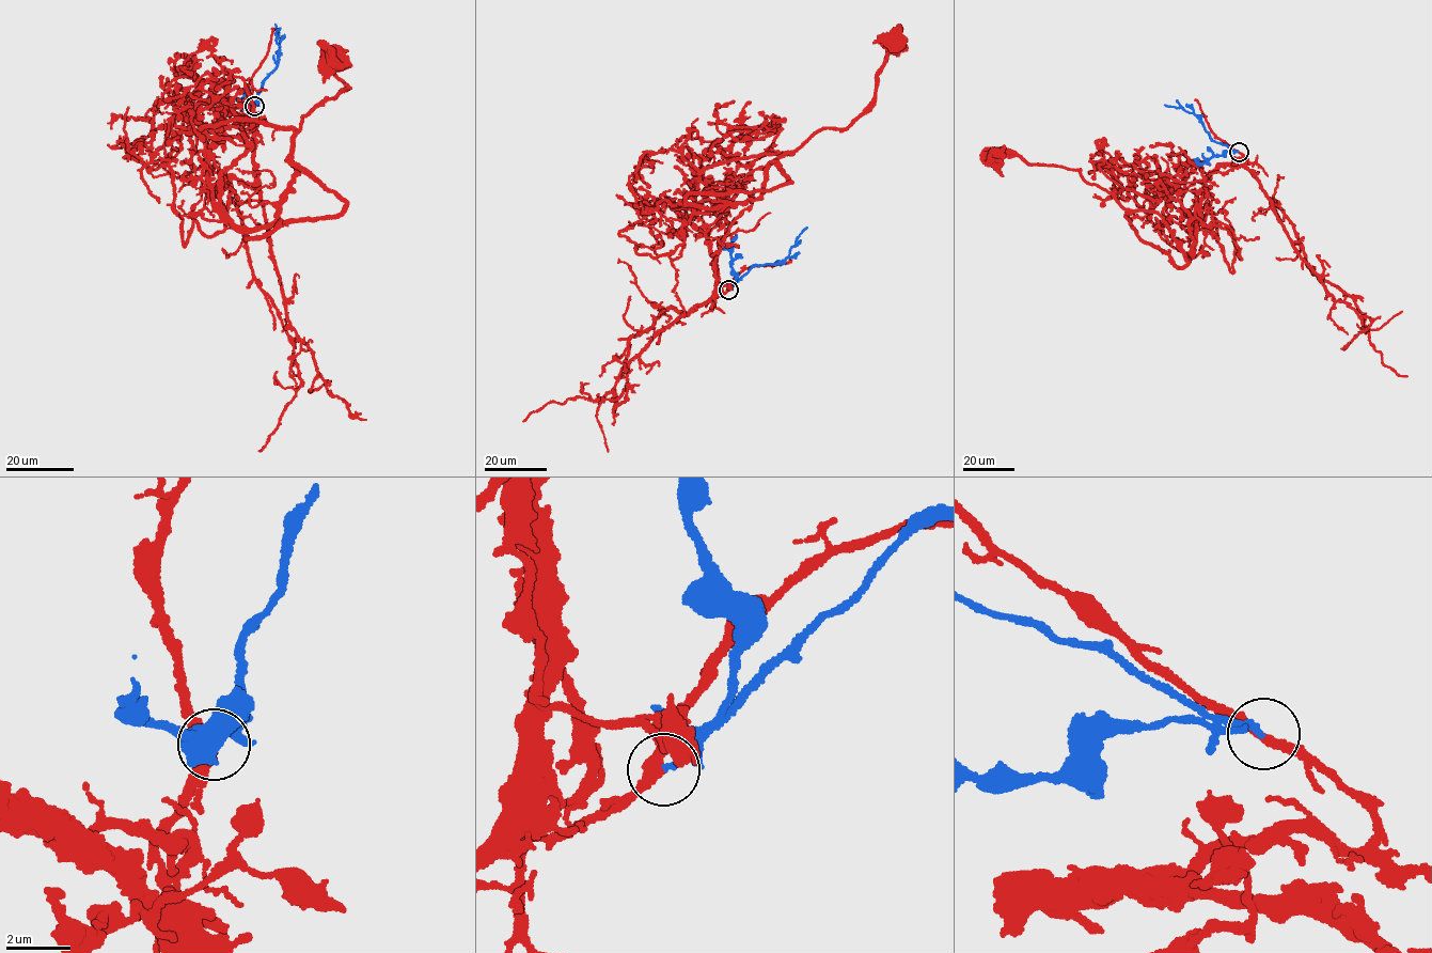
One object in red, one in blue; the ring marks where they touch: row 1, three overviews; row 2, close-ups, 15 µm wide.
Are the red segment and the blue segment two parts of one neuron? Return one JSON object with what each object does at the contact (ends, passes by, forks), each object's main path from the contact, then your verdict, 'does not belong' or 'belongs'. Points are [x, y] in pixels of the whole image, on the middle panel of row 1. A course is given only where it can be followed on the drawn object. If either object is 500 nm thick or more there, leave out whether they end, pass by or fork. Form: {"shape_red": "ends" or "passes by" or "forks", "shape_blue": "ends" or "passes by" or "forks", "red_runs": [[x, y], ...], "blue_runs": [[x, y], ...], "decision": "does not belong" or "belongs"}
{"shape_red": "passes by", "shape_blue": "ends", "red_runs": [[728, 290], [716, 296], [714, 256], [682, 205], [699, 174], [847, 128], [900, 27]], "blue_runs": [[728, 290], [754, 266], [785, 259], [796, 238], [807, 227]], "decision": "belongs"}

